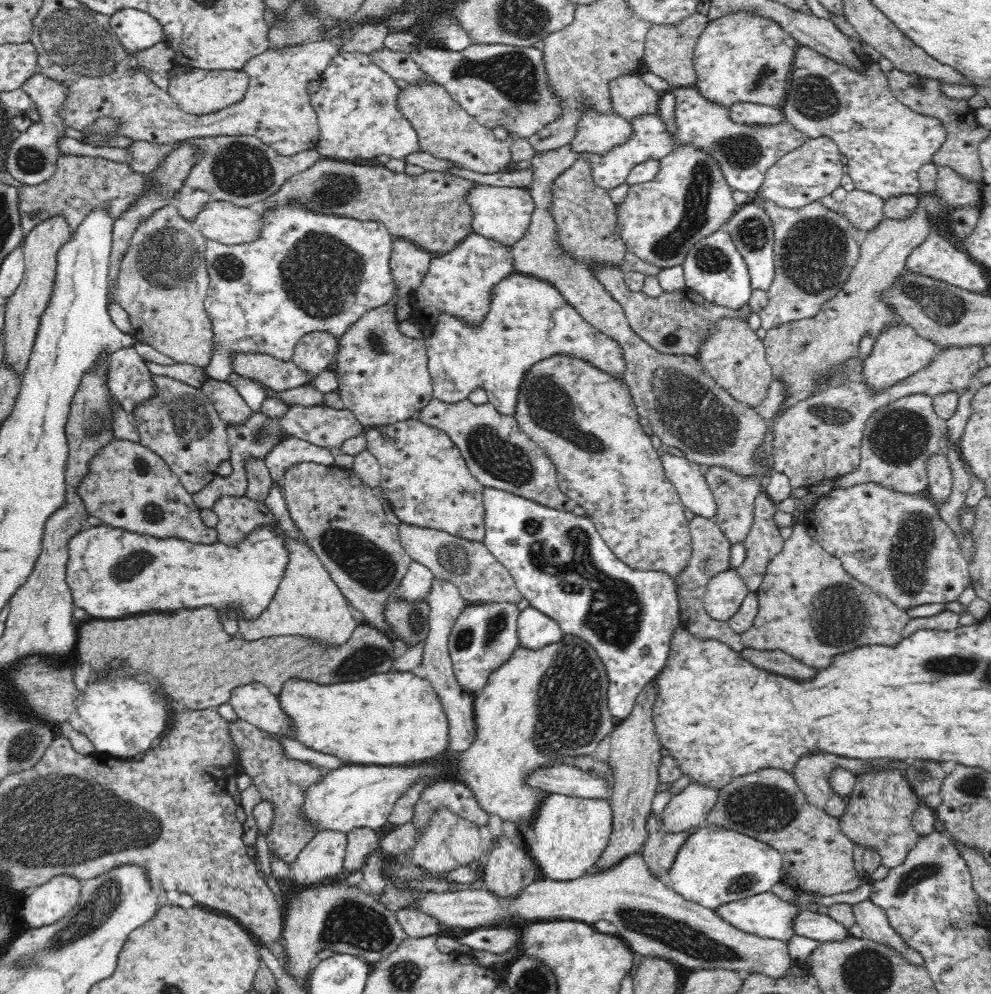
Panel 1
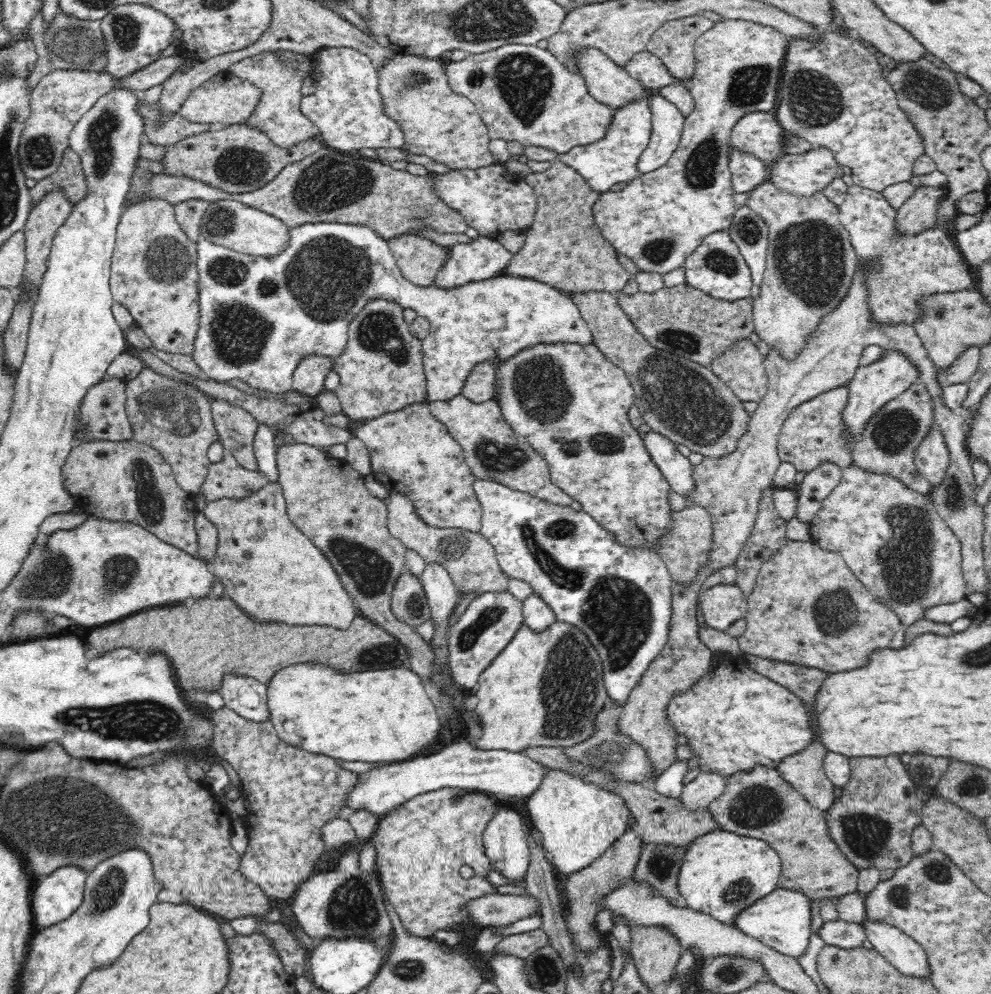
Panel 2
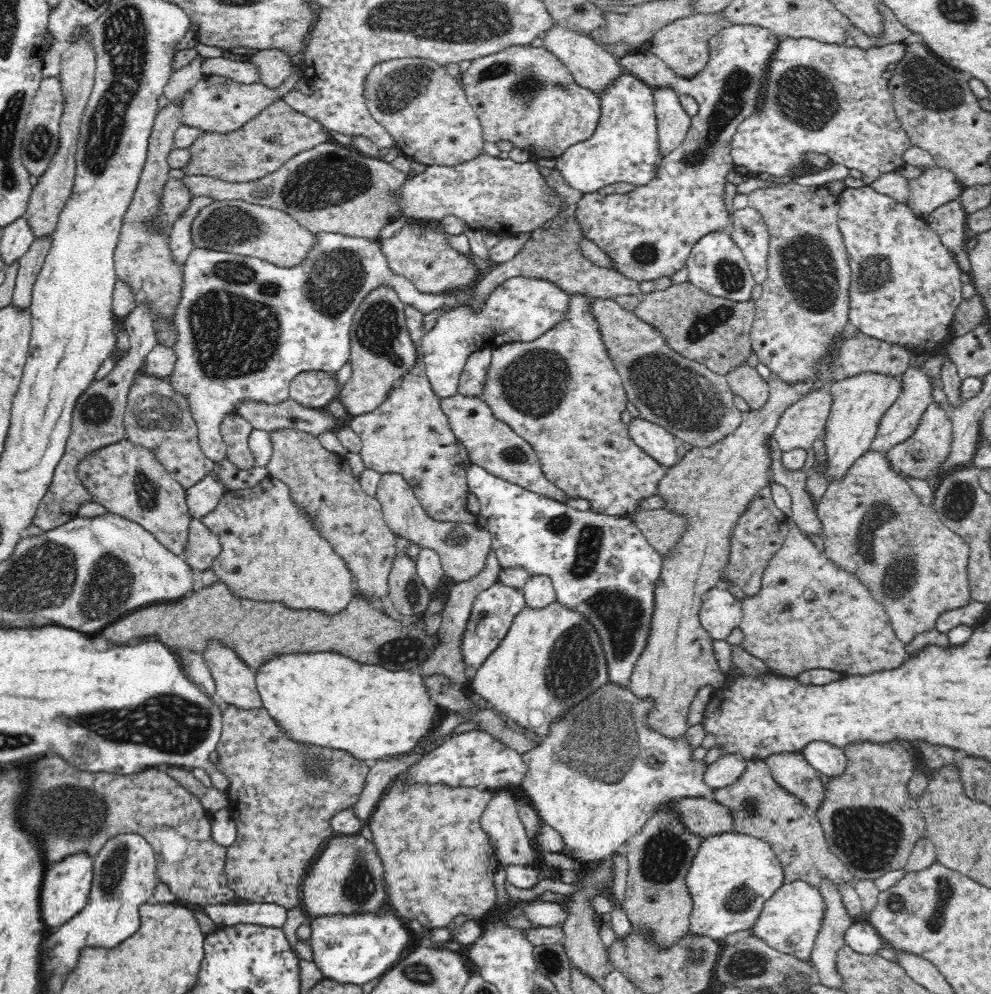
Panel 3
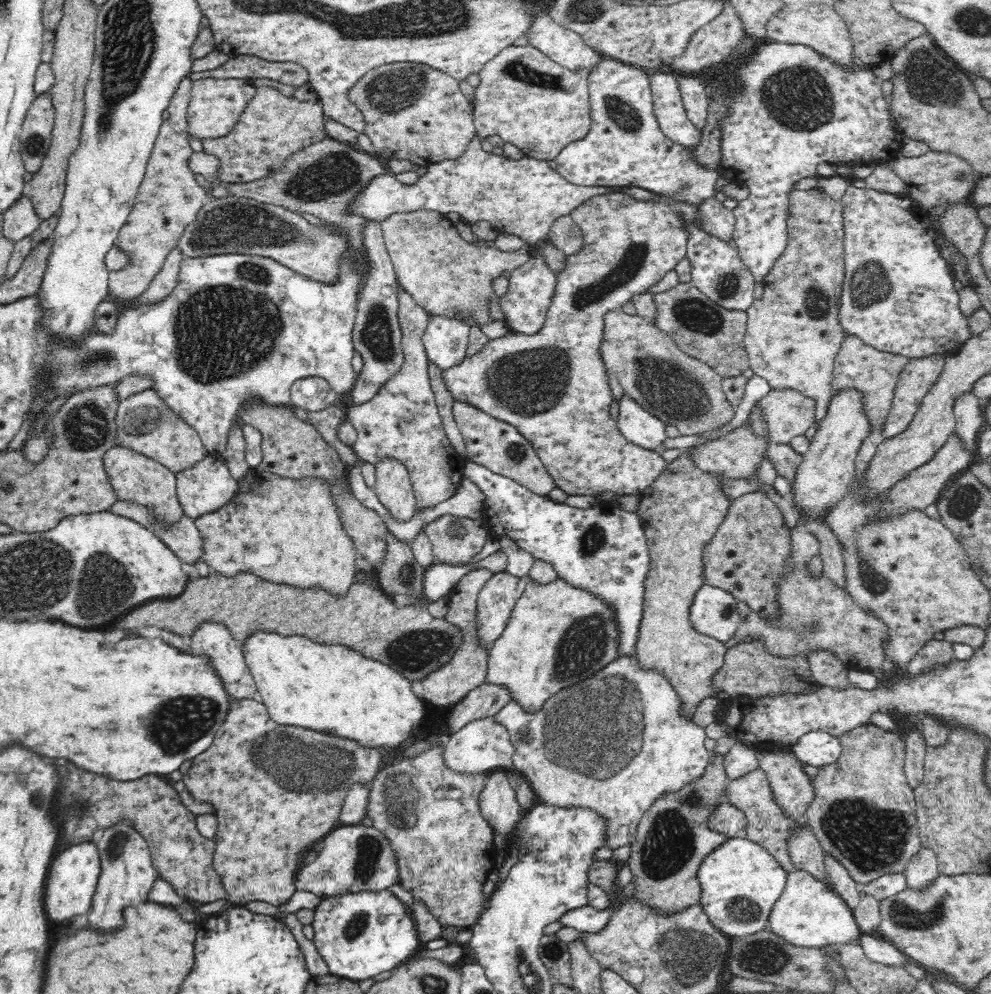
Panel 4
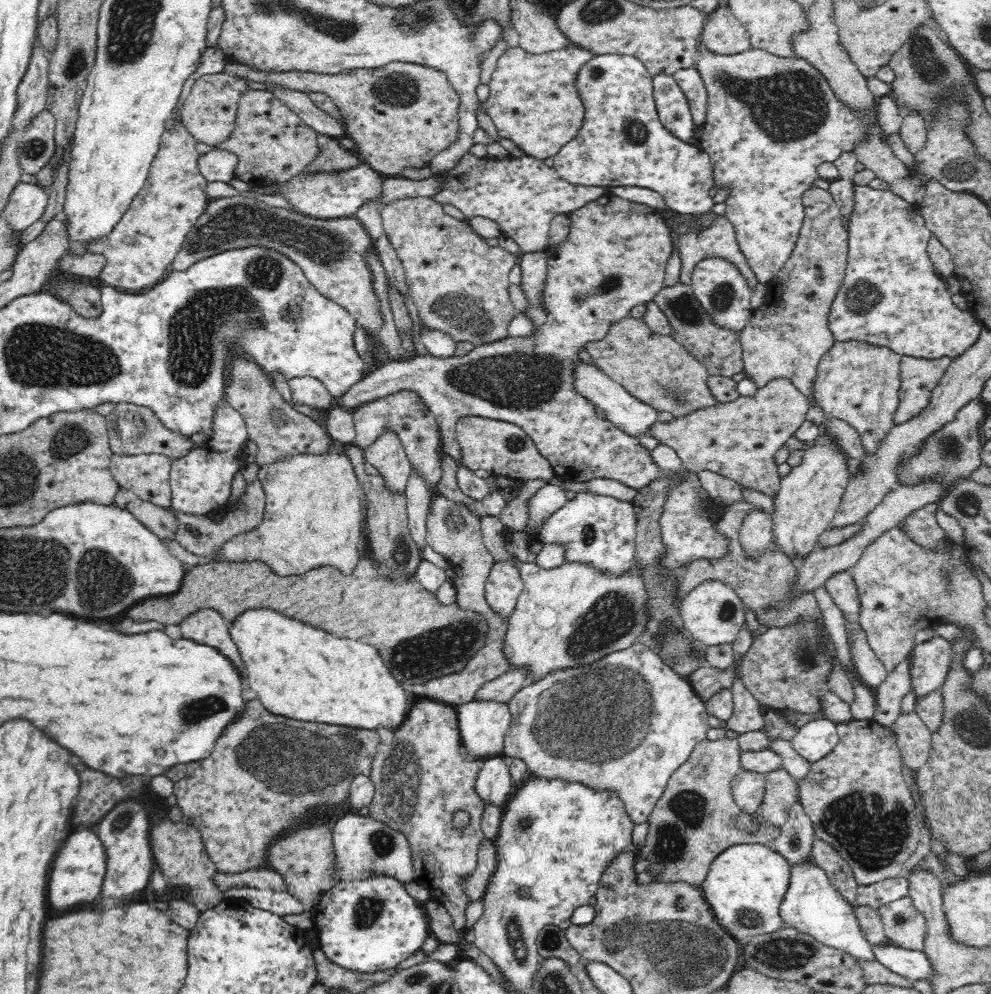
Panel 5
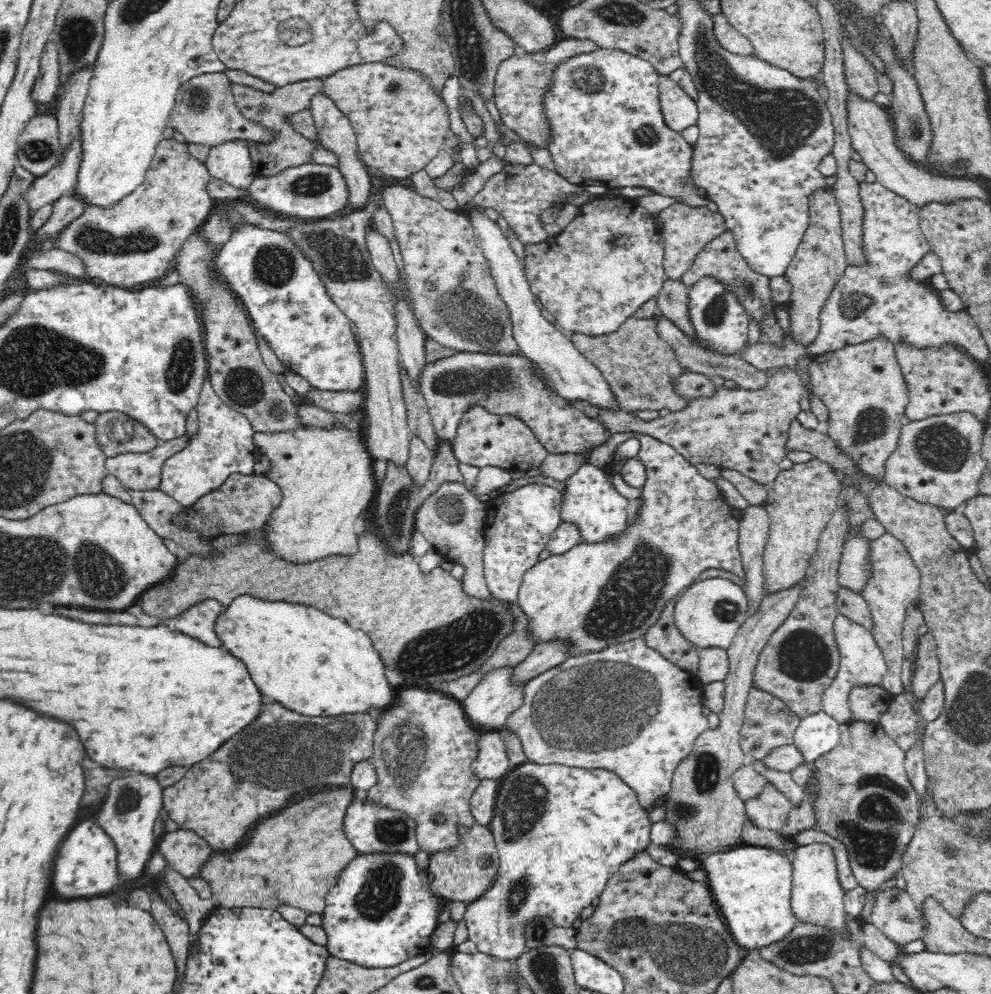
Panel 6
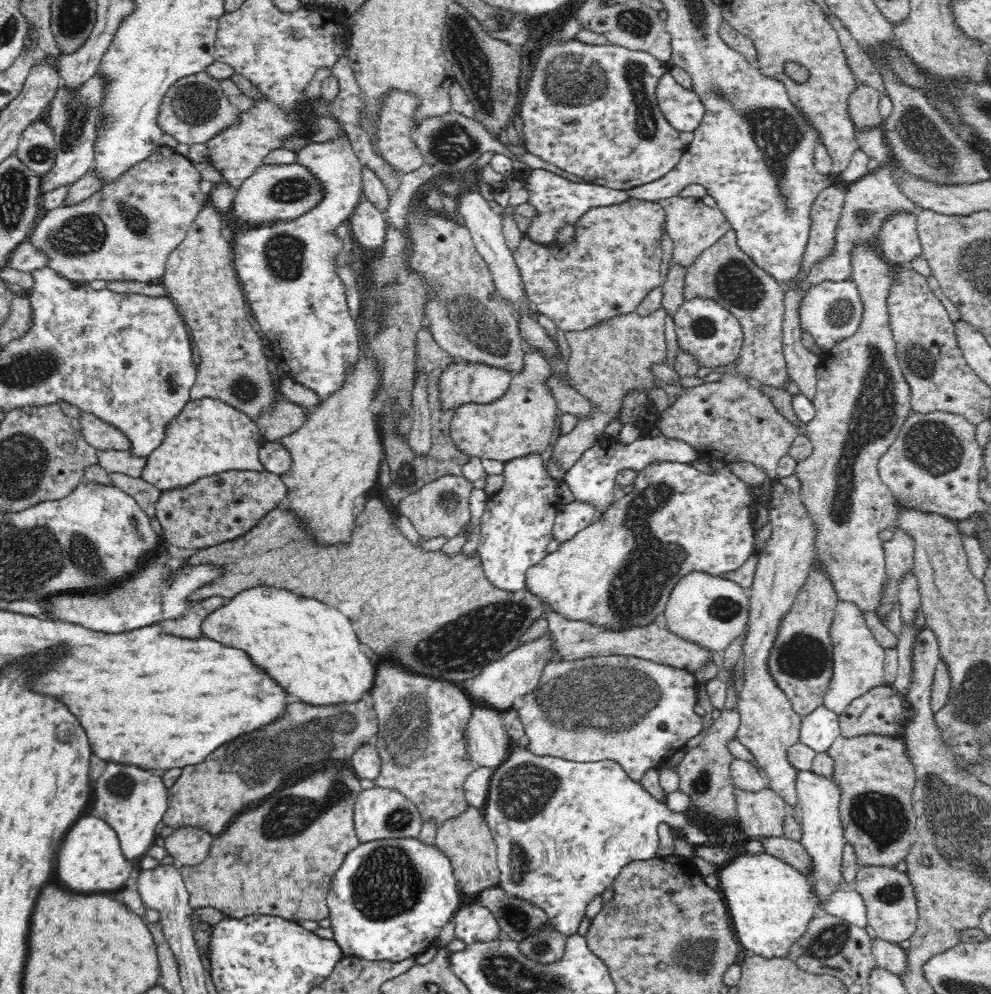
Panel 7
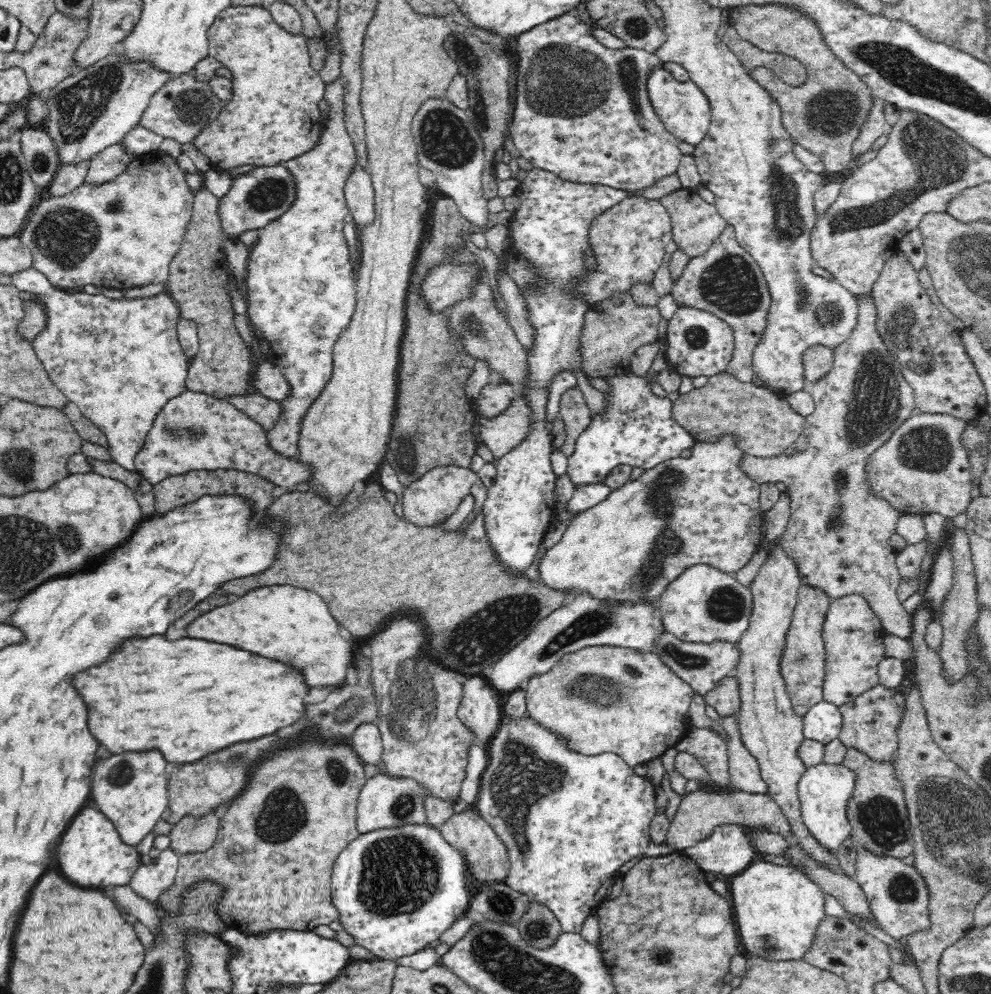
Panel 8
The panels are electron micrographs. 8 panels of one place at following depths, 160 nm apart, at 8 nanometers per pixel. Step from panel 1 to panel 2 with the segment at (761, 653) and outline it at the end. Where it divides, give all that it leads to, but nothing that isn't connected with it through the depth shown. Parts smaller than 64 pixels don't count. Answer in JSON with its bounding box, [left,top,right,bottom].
[742,653,828,706]

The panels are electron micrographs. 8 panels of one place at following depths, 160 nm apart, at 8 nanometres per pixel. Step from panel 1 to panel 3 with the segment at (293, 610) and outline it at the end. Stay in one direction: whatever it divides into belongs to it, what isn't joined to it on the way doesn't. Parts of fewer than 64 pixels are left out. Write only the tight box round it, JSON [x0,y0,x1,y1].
[201,476,356,615]

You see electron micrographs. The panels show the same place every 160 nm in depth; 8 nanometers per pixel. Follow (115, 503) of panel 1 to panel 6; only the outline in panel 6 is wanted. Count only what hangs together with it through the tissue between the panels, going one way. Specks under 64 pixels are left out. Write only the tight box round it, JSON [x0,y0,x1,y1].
[105,435,187,491]

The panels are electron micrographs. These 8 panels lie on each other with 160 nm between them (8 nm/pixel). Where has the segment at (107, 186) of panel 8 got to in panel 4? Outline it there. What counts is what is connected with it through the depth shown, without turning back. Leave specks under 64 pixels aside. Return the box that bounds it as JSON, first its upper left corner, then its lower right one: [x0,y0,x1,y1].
[108,72,209,303]

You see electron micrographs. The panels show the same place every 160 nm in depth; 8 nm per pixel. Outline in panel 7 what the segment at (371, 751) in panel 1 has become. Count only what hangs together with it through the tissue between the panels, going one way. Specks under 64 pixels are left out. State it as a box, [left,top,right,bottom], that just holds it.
[201,585,375,704]

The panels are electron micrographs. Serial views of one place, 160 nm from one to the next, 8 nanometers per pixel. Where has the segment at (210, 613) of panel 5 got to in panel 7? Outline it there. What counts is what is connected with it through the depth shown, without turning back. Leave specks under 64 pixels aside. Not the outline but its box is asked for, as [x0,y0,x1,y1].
[164,596,228,638]

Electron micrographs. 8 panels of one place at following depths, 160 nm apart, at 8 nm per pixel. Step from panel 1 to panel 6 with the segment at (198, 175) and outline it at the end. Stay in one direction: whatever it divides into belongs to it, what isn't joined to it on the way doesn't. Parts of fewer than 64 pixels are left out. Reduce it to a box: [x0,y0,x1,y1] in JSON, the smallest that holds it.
[232,78,323,177]

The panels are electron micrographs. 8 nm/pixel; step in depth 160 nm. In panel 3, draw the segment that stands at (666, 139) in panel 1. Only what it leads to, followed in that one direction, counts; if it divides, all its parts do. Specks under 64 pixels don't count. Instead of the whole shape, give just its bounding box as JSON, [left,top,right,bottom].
[555,73,662,194]

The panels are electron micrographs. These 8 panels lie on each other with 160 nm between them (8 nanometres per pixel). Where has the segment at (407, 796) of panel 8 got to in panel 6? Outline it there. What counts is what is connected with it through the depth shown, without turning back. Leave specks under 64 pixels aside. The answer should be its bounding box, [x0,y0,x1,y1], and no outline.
[343,798,418,857]

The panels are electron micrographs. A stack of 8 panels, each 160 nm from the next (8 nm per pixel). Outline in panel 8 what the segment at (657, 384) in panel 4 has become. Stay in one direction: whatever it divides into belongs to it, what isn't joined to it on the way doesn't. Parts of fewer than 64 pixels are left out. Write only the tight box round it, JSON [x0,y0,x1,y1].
[558,292,661,456]

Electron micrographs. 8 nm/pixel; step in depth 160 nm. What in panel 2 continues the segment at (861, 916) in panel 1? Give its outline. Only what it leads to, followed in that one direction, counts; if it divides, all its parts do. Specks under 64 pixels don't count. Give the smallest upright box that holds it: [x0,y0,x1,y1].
[861,916,930,977]

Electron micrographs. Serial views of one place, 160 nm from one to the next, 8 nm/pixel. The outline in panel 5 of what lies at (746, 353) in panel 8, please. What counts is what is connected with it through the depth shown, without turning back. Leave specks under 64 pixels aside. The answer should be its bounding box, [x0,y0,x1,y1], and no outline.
[672,211,758,289]

